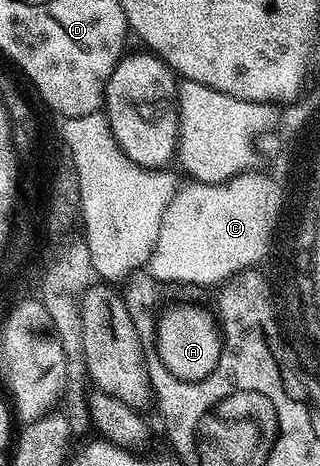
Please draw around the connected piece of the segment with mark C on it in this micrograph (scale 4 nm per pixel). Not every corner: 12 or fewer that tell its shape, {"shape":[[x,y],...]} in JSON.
{"shape":[[249,170],[189,183],[146,265],[167,284],[257,267],[280,192]]}

